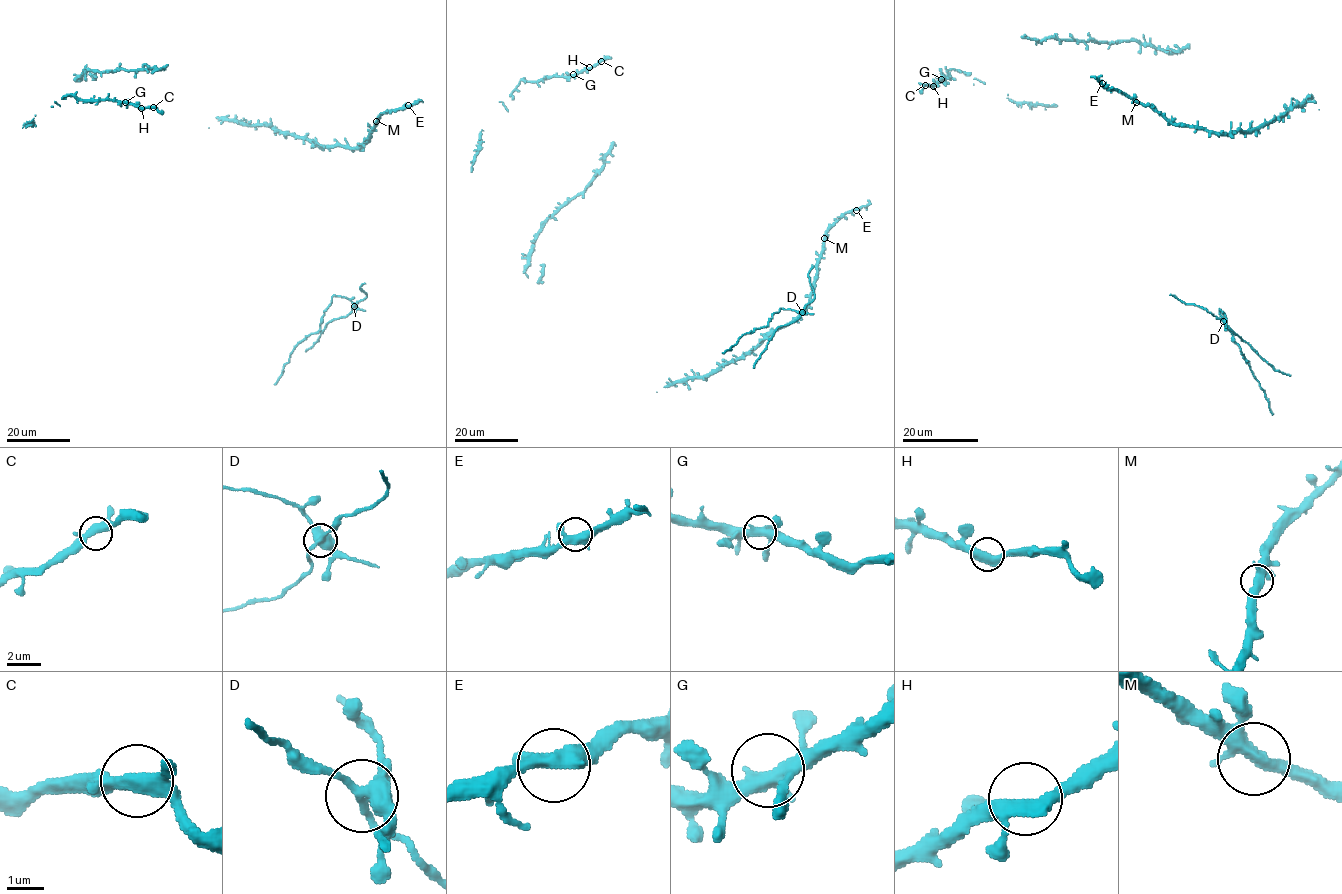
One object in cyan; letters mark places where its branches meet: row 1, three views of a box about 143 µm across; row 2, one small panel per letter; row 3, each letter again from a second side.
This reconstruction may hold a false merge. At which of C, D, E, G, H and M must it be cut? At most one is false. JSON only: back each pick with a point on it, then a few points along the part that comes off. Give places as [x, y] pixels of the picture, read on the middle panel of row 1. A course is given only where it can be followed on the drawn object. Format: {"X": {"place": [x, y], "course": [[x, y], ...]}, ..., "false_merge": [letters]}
{"D": {"place": [802, 312], "course": [[802, 312], [794, 321], [777, 328], [753, 368]]}, "false_merge": ["D"]}

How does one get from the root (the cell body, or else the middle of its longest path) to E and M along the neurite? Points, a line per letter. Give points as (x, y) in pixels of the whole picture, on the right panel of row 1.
E: (1305, 101), (1253, 130), (1215, 133), (1172, 125), (1150, 106), (1102, 83)
M: (1305, 101), (1253, 130), (1228, 133), (1172, 125), (1150, 106), (1136, 102)

